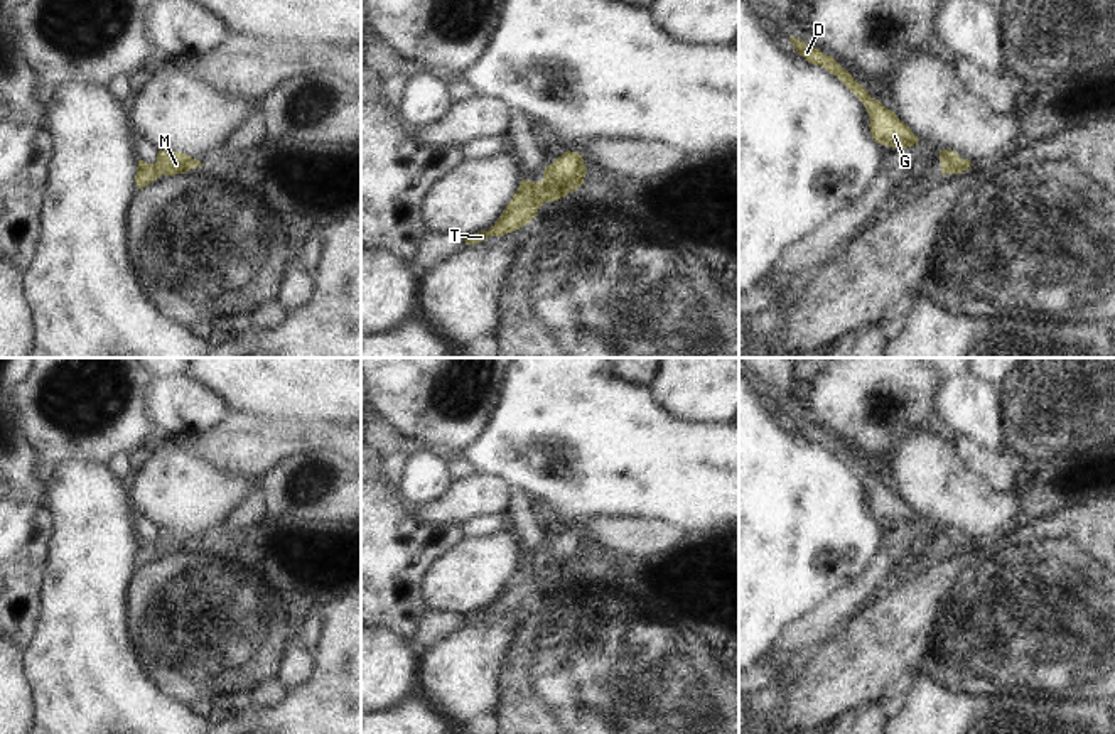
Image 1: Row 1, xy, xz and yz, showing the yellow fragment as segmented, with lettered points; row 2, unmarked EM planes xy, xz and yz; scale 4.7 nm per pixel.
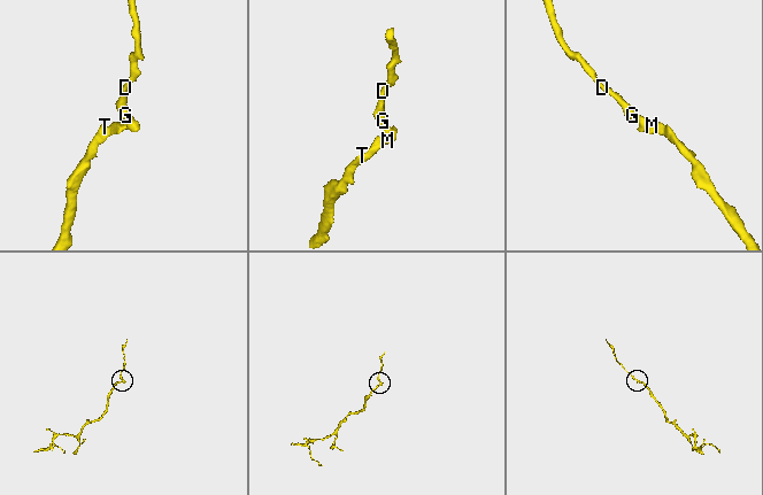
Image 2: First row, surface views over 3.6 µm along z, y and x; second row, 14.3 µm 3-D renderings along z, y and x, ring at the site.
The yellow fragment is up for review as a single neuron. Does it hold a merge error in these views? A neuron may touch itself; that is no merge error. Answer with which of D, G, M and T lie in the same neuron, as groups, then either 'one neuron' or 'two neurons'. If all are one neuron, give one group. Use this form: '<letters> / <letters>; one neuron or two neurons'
D G M T; one neuron

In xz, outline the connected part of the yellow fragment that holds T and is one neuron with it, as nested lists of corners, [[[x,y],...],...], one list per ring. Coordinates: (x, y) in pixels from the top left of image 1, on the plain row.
[[[567,528],[553,542],[545,545],[540,560],[523,557],[513,577],[487,607],[464,616],[466,623],[476,623],[487,614],[503,614],[528,602],[538,587],[550,579],[558,579],[584,562],[587,545],[579,530]]]

